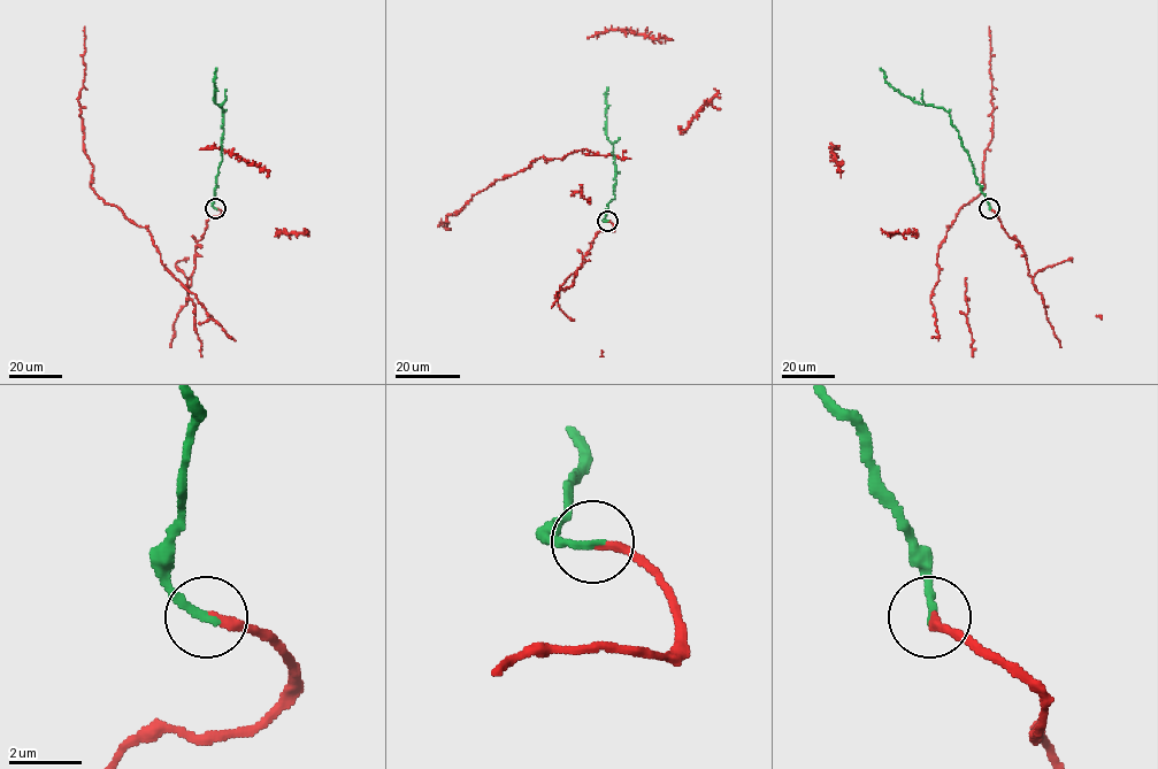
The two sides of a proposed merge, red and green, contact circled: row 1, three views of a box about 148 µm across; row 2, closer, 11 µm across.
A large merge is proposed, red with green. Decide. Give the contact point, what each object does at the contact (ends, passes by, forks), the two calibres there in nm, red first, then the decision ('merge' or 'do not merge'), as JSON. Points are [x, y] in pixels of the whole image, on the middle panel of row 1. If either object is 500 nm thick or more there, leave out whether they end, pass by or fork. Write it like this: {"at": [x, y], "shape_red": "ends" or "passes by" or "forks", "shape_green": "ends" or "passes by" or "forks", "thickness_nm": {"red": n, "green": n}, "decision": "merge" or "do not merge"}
{"at": [607, 221], "shape_red": "ends", "shape_green": "ends", "thickness_nm": {"red": 240, "green": 240}, "decision": "merge"}

